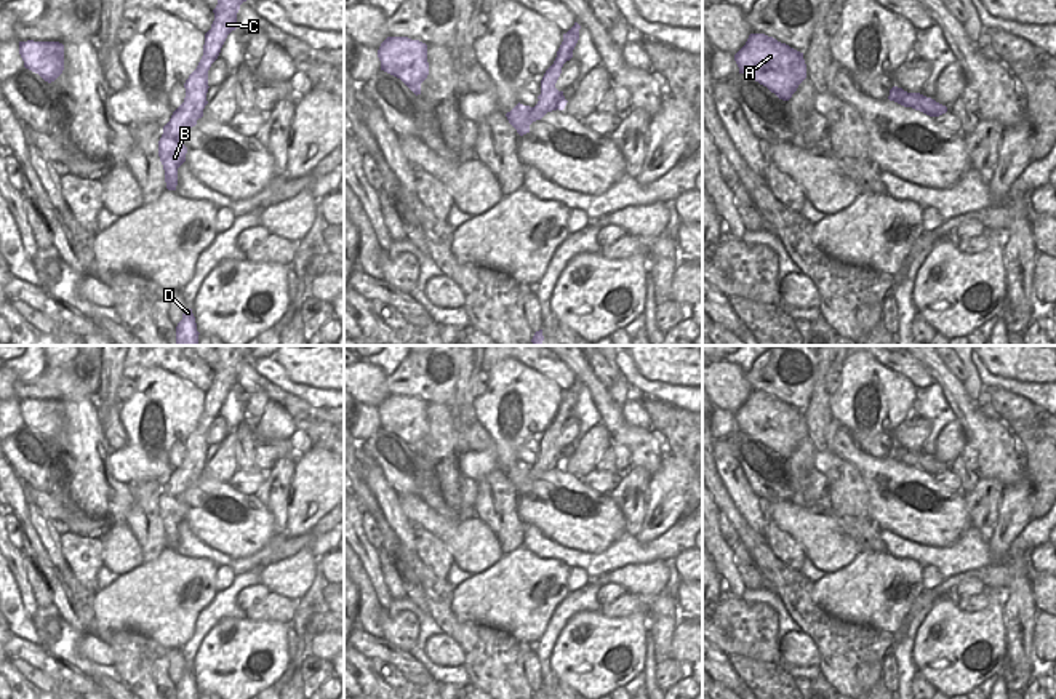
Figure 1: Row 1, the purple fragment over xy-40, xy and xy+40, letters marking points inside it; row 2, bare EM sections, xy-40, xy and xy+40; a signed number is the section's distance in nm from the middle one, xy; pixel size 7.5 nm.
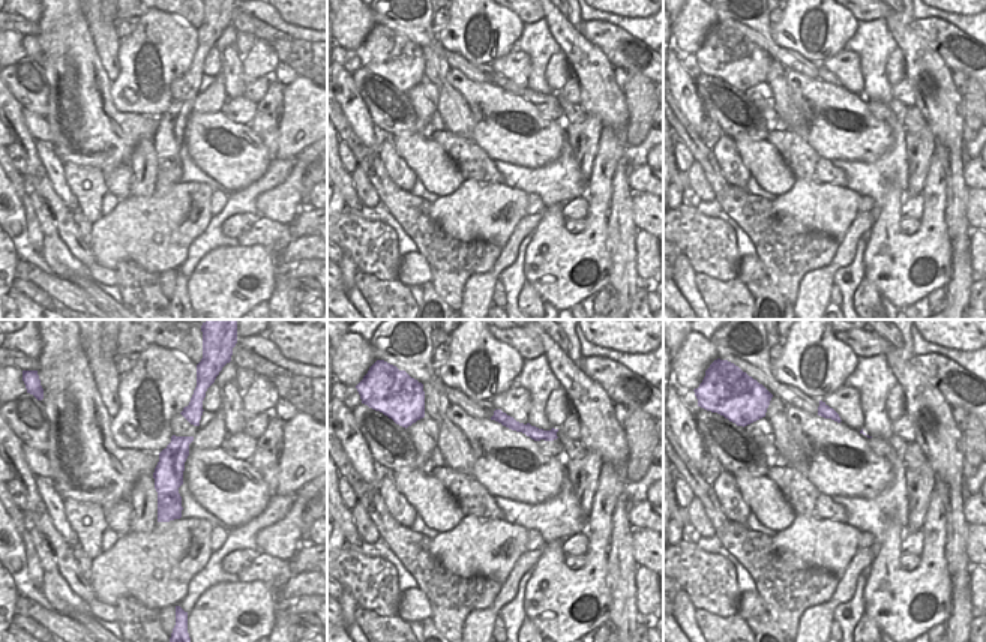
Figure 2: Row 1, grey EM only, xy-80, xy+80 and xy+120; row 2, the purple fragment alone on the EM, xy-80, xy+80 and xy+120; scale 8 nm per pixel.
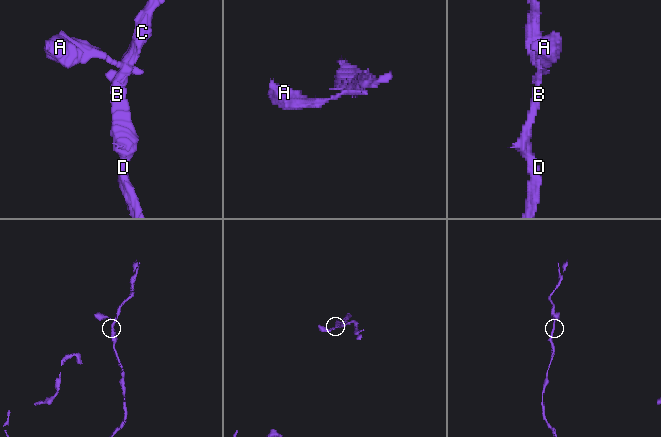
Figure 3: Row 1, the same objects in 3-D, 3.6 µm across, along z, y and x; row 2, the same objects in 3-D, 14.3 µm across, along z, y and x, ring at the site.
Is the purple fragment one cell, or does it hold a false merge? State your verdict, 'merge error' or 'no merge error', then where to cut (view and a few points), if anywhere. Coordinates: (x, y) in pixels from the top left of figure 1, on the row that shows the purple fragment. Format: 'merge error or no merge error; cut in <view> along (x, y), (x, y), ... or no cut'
merge error; cut in xy along (564, 96), (557, 107)

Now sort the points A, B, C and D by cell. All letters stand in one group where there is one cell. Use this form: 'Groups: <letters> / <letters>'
Groups: A / B C D.

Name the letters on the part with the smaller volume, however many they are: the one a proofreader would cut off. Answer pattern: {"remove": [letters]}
{"remove": ["A"]}

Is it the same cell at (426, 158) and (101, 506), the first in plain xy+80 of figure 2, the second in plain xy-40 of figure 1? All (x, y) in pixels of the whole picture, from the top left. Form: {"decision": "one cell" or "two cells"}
{"decision": "two cells"}

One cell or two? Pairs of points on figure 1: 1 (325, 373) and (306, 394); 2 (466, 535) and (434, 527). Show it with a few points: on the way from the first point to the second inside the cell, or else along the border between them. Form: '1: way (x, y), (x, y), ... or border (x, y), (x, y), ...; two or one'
1: border (280, 367), (293, 381), (327, 389); two
2: way (458, 535), (442, 527); one

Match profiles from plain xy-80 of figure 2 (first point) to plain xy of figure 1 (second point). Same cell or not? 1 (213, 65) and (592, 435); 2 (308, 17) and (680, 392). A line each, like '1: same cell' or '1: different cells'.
1: different cells
2: different cells

